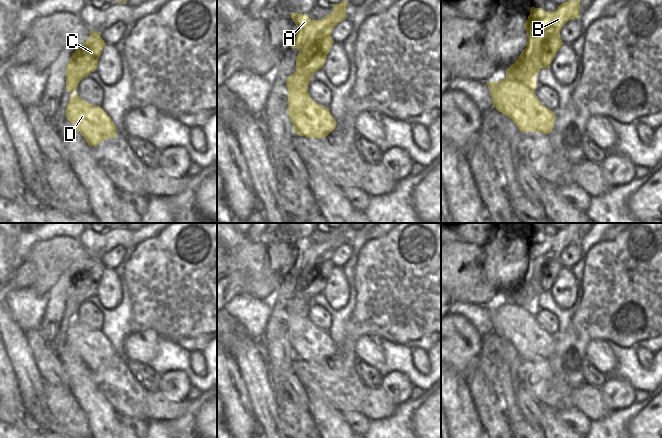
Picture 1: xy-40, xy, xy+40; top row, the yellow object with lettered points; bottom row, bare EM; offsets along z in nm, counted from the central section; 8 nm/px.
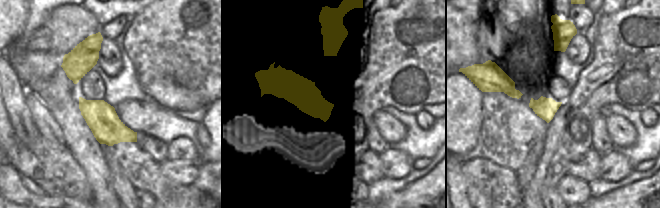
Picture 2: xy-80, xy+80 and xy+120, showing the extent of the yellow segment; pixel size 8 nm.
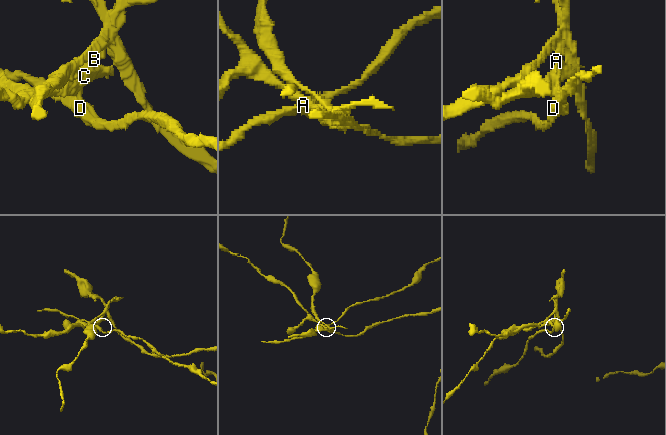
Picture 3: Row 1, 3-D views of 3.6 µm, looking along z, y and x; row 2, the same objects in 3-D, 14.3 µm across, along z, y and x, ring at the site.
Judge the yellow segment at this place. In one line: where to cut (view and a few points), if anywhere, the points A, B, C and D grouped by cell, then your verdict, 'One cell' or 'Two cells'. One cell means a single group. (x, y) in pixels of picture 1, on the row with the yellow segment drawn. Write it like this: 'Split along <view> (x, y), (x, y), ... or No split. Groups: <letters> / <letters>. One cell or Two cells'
Split along xy+40 (506, 76), (529, 86), (535, 82). Groups: A B C / D. Two cells

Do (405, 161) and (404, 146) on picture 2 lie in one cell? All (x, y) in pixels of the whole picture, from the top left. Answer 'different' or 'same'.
different

